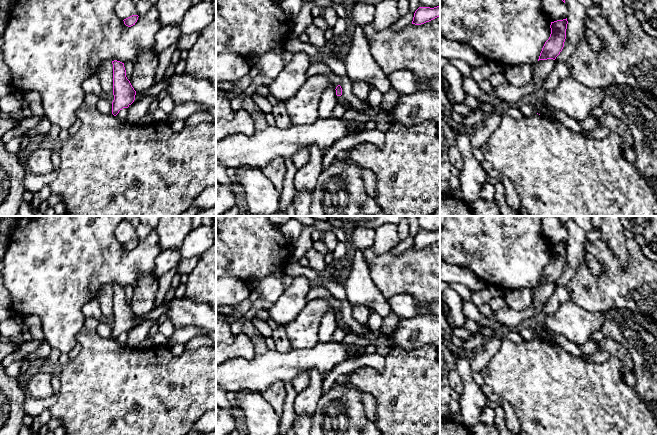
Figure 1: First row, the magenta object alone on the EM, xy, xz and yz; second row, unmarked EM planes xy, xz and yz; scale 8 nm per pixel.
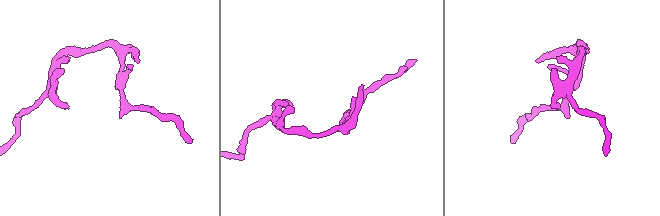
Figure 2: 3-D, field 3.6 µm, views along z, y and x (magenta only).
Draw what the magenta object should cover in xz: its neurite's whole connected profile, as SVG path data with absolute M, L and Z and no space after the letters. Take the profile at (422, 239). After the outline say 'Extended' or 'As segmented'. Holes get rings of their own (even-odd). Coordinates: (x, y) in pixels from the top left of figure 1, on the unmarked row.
M440 230L434 232L419 231L414 237L412 248L421 249L439 240L440 240Z. As segmented

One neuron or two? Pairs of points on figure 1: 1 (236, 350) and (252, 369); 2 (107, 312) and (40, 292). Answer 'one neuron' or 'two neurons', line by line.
1: two neurons
2: two neurons

